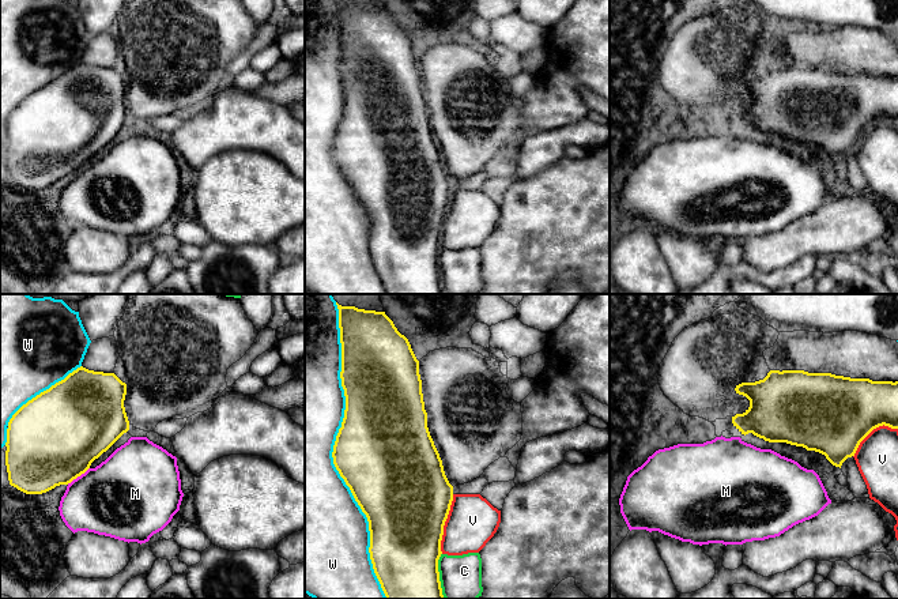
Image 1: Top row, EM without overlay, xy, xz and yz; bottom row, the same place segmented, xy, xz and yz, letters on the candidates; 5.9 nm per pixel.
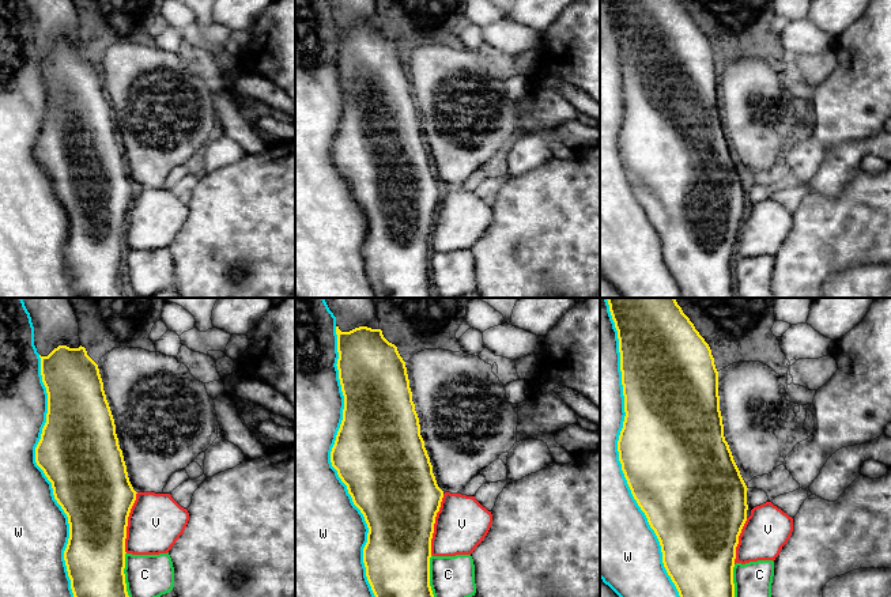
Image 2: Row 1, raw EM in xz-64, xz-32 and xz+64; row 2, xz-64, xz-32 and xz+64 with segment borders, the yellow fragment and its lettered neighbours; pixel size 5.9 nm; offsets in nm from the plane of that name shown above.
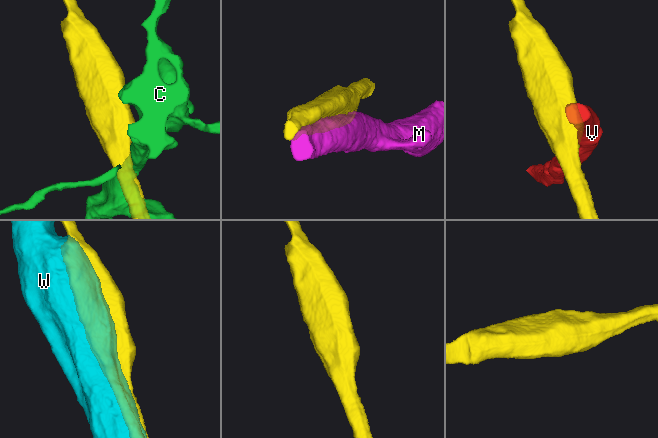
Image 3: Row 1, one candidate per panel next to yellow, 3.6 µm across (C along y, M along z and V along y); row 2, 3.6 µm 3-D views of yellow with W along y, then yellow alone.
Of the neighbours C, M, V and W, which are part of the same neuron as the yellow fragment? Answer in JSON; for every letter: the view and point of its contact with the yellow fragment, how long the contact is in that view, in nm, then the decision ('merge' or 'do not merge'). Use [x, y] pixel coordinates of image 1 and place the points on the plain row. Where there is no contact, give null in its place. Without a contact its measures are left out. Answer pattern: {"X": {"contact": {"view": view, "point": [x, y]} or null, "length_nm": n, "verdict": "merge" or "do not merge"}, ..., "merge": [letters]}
{"C": {"contact": {"view": "xz", "point": [438, 271]}, "length_nm": 280, "verdict": "do not merge"}, "M": {"contact": {"view": "xy", "point": [78, 170]}, "length_nm": 170, "verdict": "do not merge"}, "V": {"contact": {"view": "xz", "point": [444, 219]}, "length_nm": 360, "verdict": "do not merge"}, "W": {"contact": {"view": "xz", "point": [332, 147]}, "length_nm": 1750, "verdict": "do not merge"}, "merge": []}

